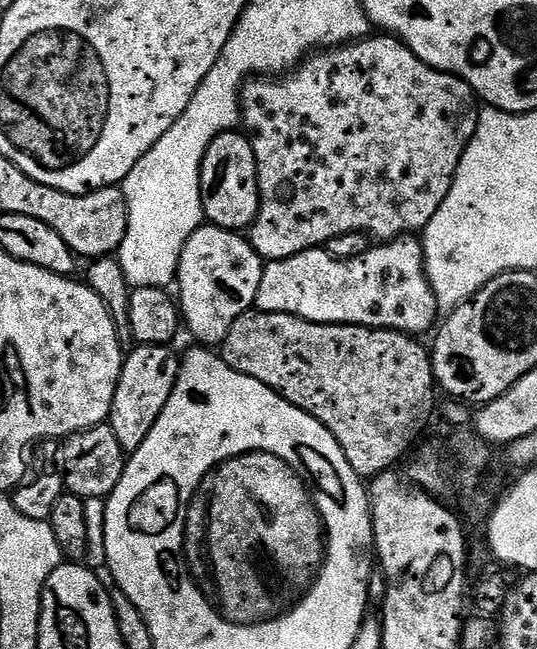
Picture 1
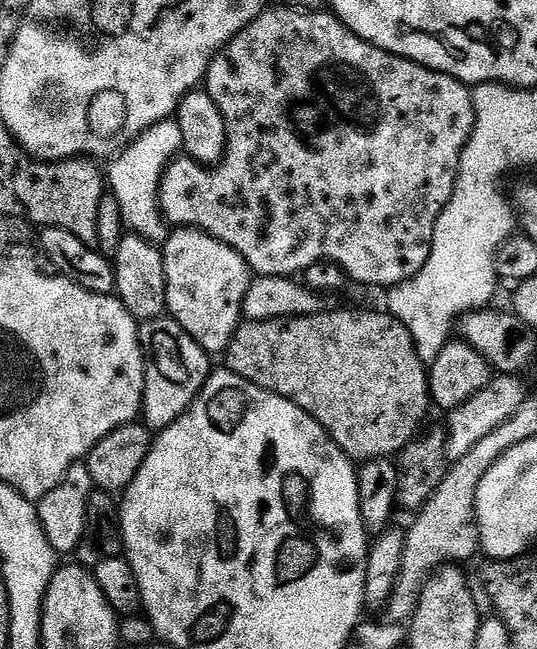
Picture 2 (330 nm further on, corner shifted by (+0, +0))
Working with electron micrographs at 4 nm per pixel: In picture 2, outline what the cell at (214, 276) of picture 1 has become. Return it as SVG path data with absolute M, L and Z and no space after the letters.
M190 228L173 231L162 245L171 319L180 323L209 354L227 353L228 344L242 323L250 269L230 246Z

